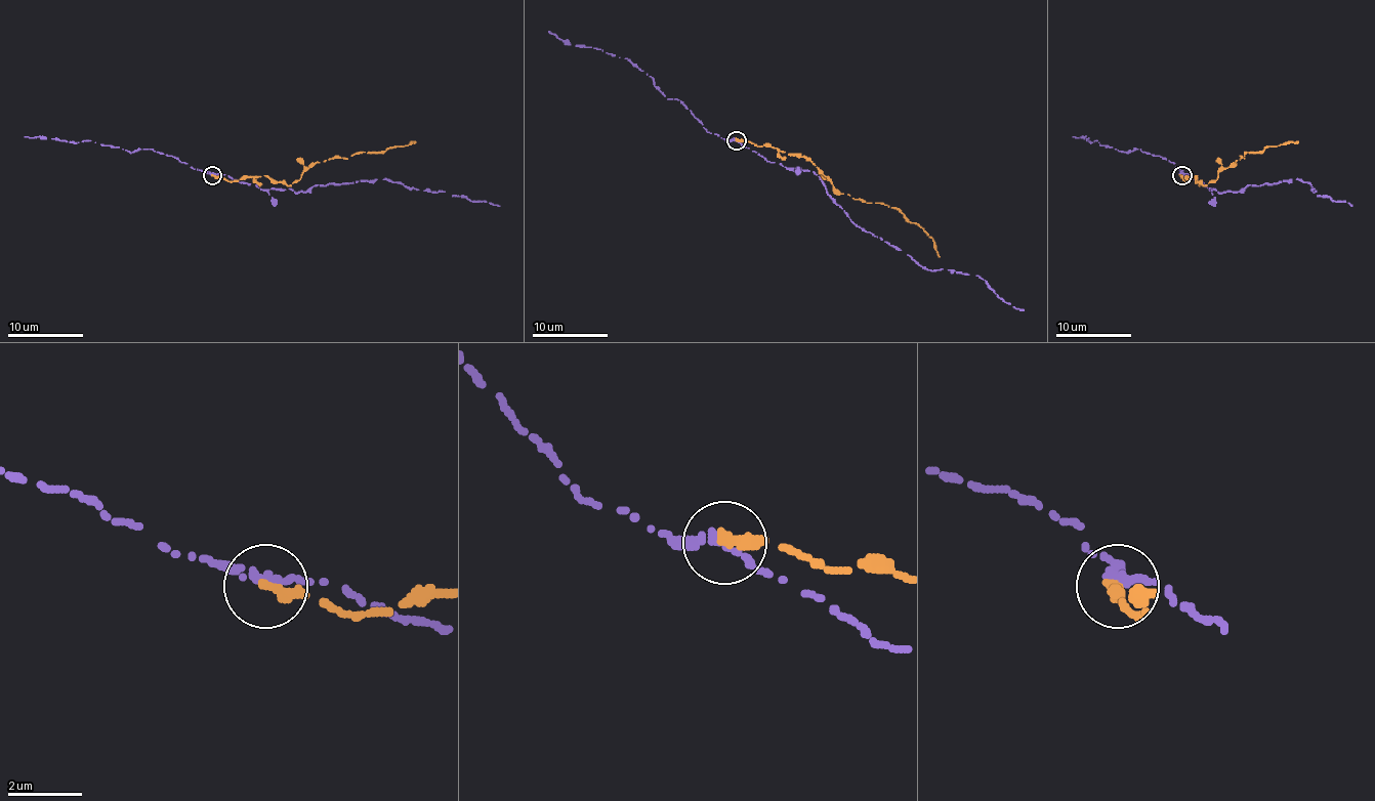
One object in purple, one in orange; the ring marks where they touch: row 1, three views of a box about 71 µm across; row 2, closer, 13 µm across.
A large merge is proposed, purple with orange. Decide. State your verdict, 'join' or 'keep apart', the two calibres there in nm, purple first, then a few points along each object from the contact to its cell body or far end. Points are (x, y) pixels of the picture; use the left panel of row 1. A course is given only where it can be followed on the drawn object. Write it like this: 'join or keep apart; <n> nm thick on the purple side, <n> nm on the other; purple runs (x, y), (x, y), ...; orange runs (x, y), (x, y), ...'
keep apart; 240 nm thick on the purple side, 380 nm on the other; purple runs (213, 174), (224, 174), (260, 188), (288, 188), (296, 193), (328, 183), (384, 179), (500, 206); orange runs (213, 176), (232, 181), (267, 176), (286, 185), (317, 163), (332, 157), (343, 159), (415, 143)

